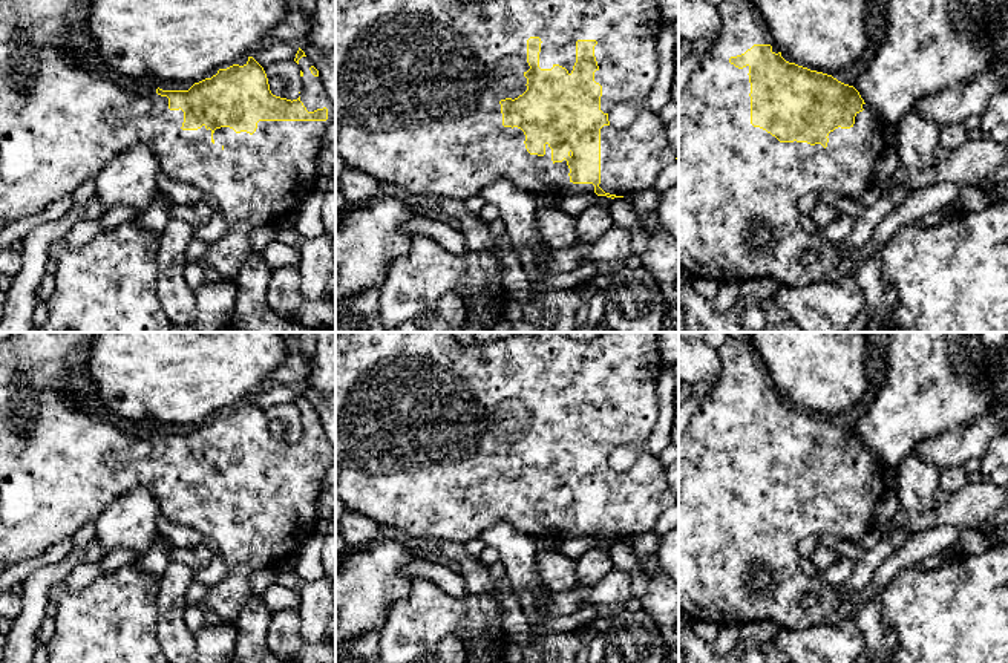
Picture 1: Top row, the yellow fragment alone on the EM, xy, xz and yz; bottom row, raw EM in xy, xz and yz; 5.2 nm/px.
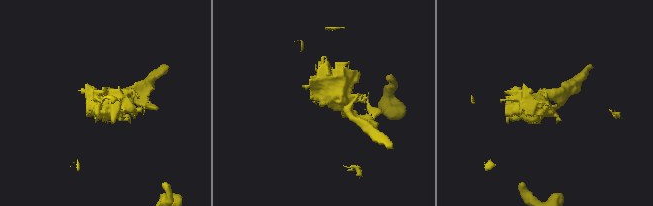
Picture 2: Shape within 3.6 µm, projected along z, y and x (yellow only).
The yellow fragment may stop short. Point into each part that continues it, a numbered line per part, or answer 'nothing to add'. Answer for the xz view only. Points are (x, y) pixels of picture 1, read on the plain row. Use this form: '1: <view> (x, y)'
1: xz (420, 417)

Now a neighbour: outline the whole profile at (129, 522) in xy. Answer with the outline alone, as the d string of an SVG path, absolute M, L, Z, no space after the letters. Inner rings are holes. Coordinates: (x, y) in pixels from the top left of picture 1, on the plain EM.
M136 487L116 498L95 521L95 539L106 553L127 548L146 554L155 544L159 505L156 496Z

